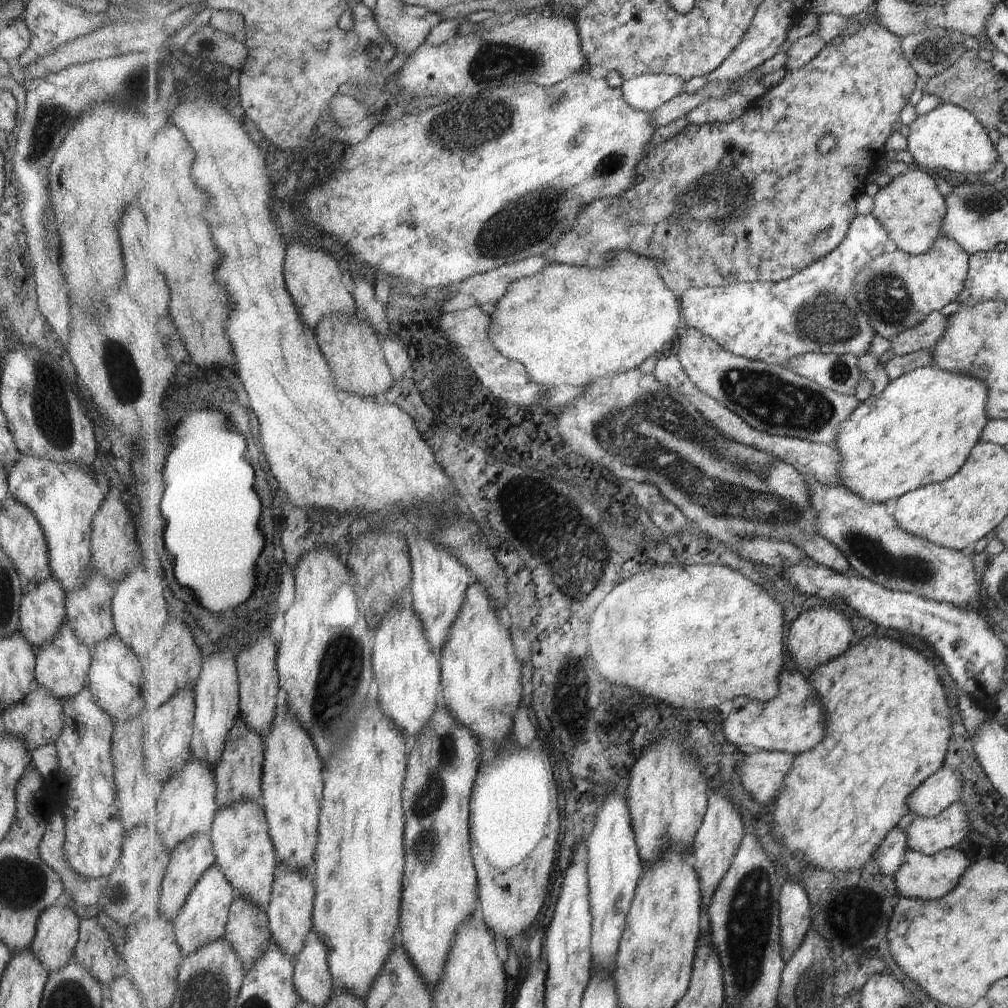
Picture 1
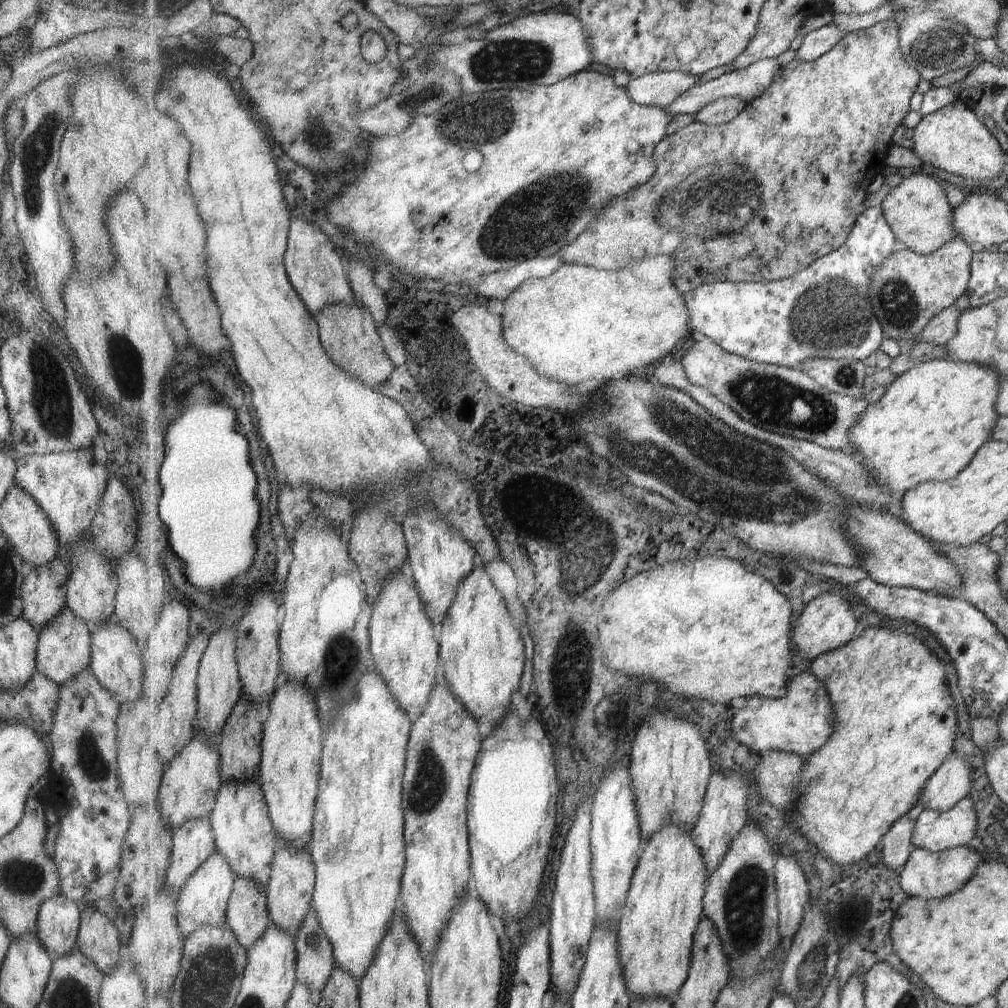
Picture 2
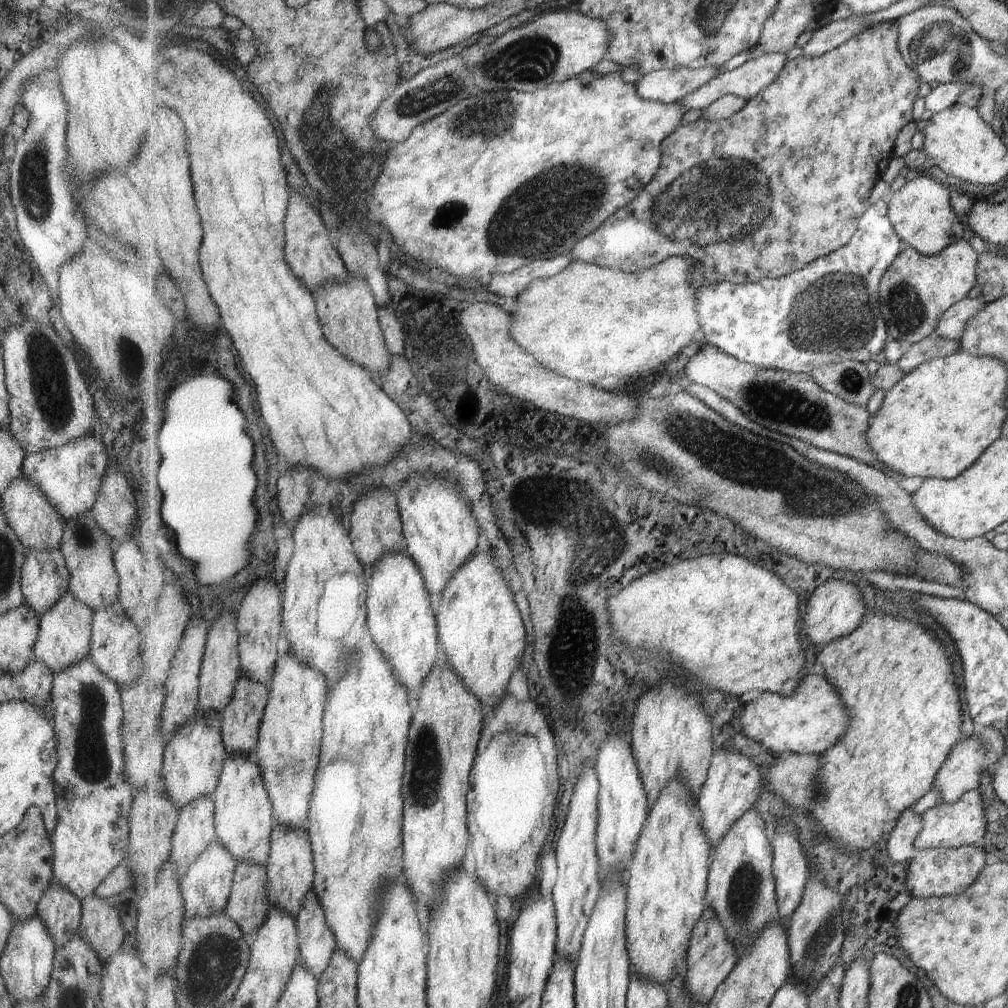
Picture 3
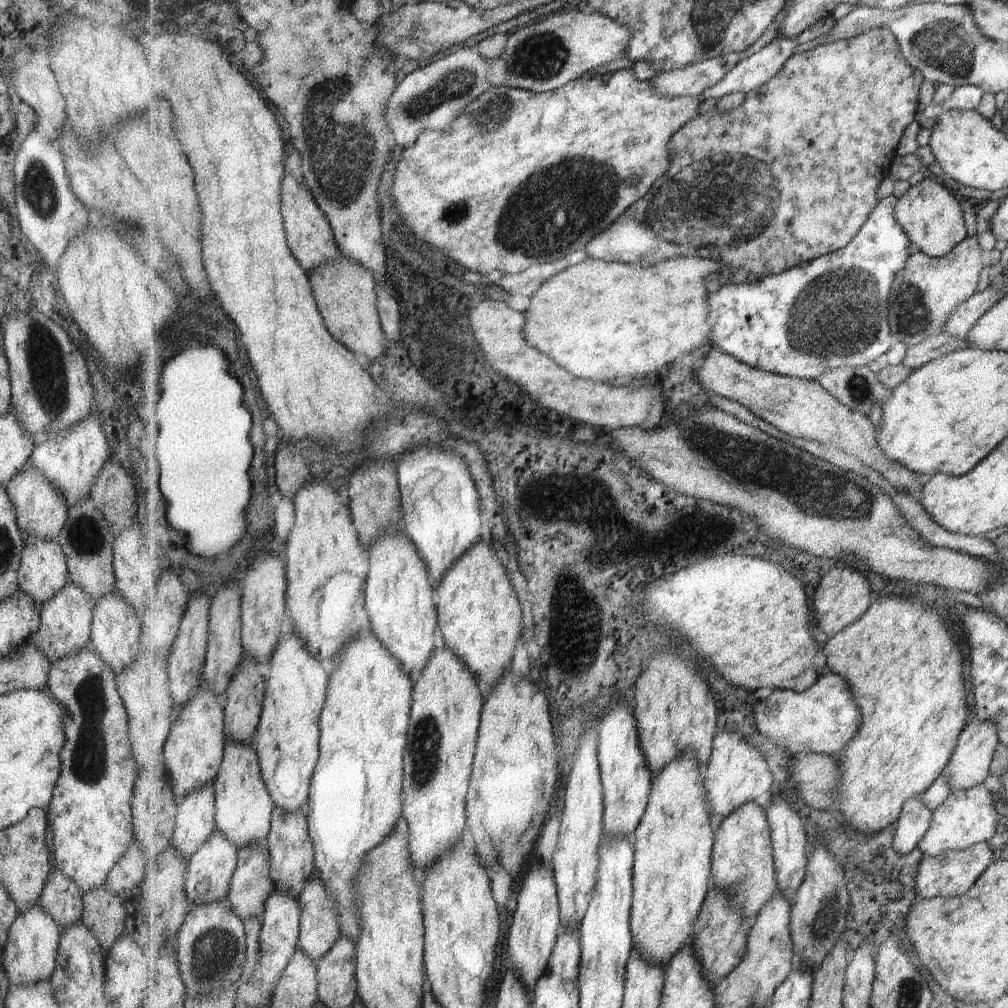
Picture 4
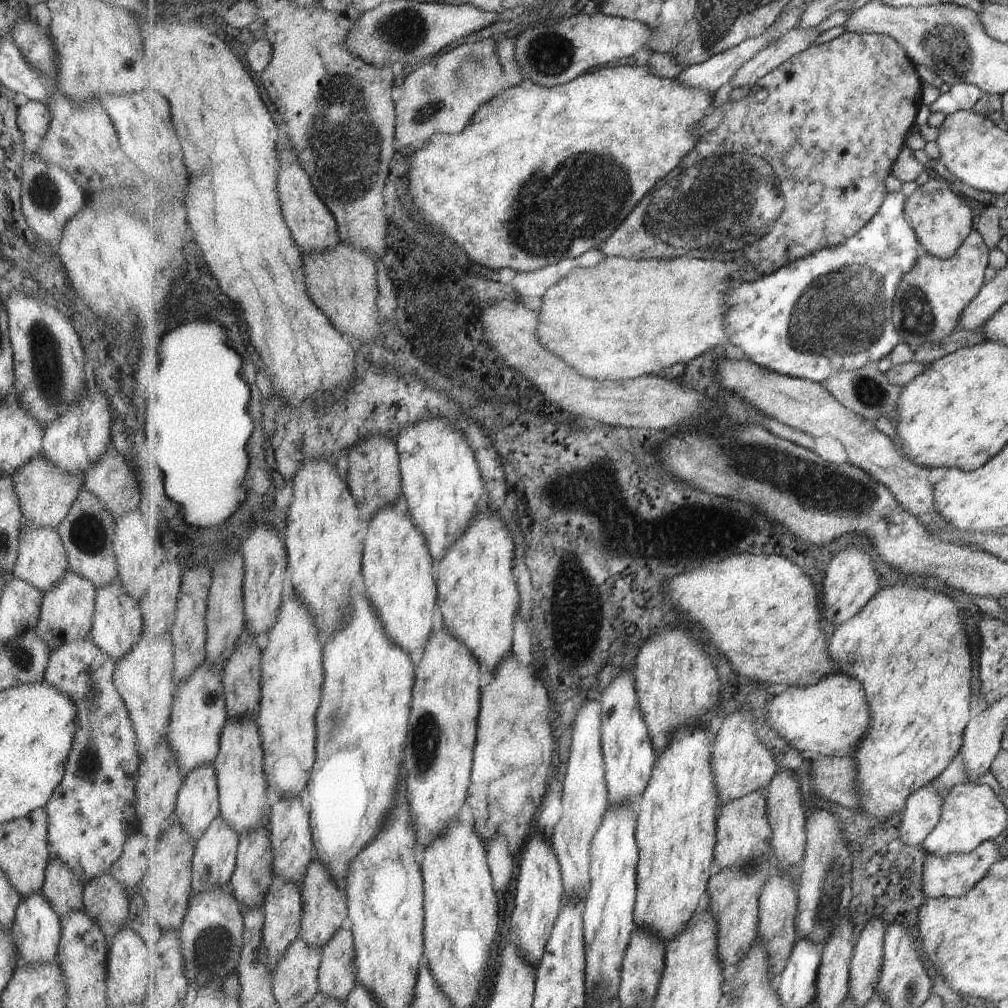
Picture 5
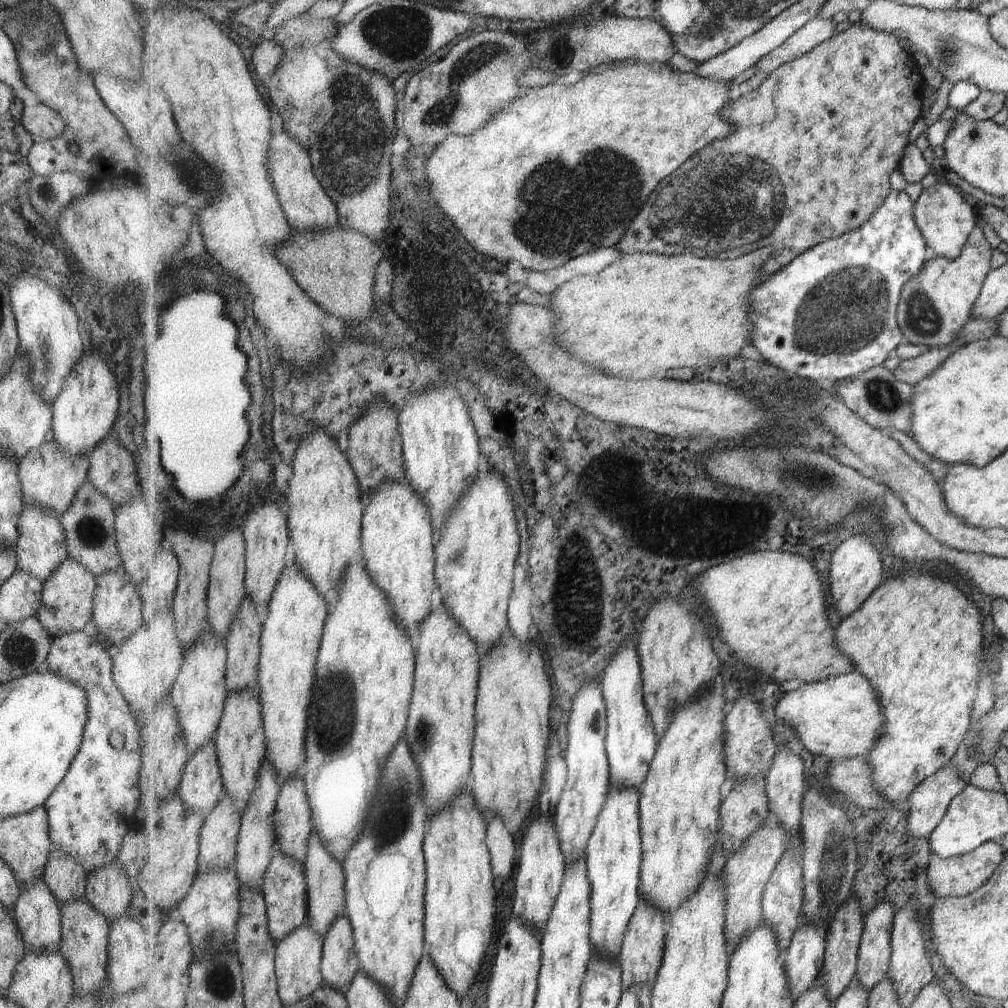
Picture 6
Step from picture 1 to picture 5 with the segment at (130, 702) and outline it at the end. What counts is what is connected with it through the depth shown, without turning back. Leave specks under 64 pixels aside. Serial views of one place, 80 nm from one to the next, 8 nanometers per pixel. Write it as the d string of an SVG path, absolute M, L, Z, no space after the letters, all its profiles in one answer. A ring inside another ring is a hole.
M118 576L107 586L95 590L89 635L97 648L106 652L115 662L130 651L130 648L140 639L141 632L142 618L138 602L123 590Z

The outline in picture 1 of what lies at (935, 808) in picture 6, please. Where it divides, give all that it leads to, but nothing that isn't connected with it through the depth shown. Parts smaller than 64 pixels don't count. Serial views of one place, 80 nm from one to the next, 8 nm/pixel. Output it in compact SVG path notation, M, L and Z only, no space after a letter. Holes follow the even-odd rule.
M896 828L882 842L880 849L873 856L873 860L876 860L878 870L881 872L888 875L897 874L905 862L908 850L907 831Z

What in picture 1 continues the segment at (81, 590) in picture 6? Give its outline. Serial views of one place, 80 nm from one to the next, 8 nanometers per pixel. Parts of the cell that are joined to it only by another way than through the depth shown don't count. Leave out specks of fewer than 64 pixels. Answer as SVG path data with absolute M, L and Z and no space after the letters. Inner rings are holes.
M66 620L57 634L49 640L35 651L33 684L41 685L63 704L63 701L75 696L86 686L85 676L90 665L91 651L74 637Z

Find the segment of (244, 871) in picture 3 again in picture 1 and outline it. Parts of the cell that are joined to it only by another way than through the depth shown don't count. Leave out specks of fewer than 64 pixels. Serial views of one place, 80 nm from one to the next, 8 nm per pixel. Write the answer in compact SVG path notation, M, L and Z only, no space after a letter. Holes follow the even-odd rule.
M235 896L231 906L226 937L239 955L245 974L256 966L272 941L266 910L239 896Z

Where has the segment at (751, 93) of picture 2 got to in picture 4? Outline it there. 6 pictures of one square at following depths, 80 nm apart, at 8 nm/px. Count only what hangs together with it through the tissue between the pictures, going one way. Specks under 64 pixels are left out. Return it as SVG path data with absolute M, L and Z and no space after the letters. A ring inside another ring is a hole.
M779 36L775 38L769 45L763 47L758 53L751 55L741 62L737 62L735 68L729 71L729 74L715 83L711 88L707 87L697 98L704 100L718 100L724 96L733 93L749 94L751 91L758 91L761 85L767 84L778 72L785 66L787 60L792 57L797 44L790 38Z

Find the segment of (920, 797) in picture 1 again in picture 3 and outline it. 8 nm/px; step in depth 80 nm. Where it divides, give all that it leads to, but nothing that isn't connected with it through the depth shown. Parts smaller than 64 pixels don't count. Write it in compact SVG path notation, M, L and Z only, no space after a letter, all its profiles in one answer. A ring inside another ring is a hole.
M973 733L952 746L934 782L941 803L953 804L965 792L977 790L980 772L988 771L989 763L979 742Z

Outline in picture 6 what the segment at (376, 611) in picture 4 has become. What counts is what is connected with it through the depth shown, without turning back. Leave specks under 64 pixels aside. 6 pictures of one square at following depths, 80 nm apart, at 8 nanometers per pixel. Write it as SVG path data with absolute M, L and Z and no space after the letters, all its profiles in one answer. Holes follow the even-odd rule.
M407 478L394 479L369 496L364 510L362 552L368 573L396 610L396 618L411 638L418 627L431 615L431 601L435 588L435 544L428 503L416 492Z

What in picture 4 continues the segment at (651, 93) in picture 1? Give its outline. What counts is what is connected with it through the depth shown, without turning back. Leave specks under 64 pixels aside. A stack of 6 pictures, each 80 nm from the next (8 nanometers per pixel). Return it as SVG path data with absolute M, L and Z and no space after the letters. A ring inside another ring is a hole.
M738 54L689 65L684 69L662 71L652 77L652 90L661 97L698 97L707 88L723 80L739 60Z

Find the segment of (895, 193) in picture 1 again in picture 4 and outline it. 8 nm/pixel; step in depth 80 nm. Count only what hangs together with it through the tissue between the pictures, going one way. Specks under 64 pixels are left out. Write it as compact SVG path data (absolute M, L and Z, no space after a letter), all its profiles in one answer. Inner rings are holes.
M926 173L925 178L910 186L896 204L896 219L912 240L912 246L930 257L943 257L967 237L959 204L939 184L939 180Z

